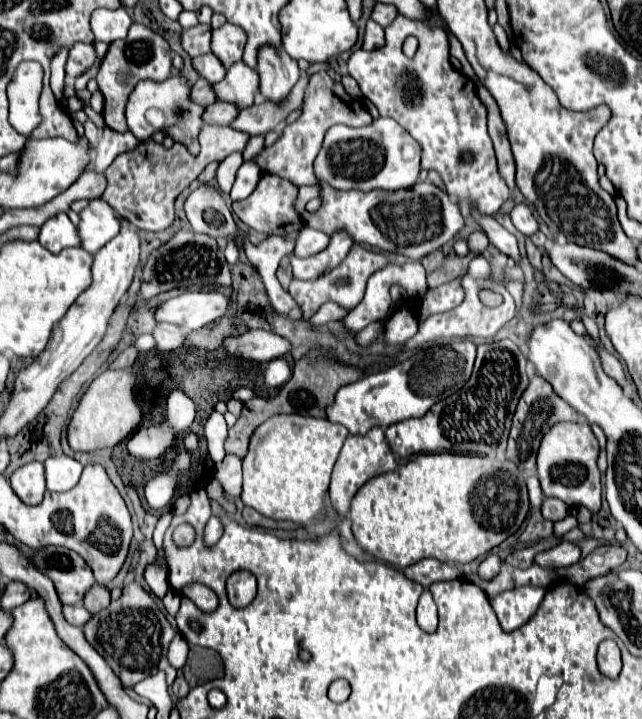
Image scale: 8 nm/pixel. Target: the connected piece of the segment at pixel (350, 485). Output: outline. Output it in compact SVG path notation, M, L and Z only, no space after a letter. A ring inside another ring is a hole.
M371 428L367 434L363 436L347 436L343 448L341 448L341 454L335 462L335 468L333 468L333 476L331 476L331 502L335 506L335 510L341 514L341 516L347 516L349 514L349 504L351 504L351 498L355 496L355 492L367 482L371 480L373 476L379 476L379 474L385 474L385 472L391 472L395 470L397 462L395 462L395 456L385 440L385 434L381 428Z

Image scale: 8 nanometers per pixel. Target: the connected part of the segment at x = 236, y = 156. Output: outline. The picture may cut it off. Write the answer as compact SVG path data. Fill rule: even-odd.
M233 152L229 154L221 164L219 164L219 170L217 170L217 184L219 184L219 190L223 194L229 194L233 182L235 182L235 174L239 170L239 166L243 164L243 158L241 158L241 152Z

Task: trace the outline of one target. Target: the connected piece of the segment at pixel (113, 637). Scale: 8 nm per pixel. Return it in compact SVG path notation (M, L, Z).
M129 582L123 592L105 610L97 612L83 624L83 634L87 642L105 658L111 670L119 676L123 686L133 686L159 670L167 672L167 682L173 684L175 668L167 662L169 642L177 636L175 628L167 622L165 614L157 608L149 592L141 588L139 582Z

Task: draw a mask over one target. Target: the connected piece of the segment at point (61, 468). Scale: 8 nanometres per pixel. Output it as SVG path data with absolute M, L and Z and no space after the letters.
M53 456L45 460L45 478L49 492L65 492L71 490L81 476L81 462L69 456Z

